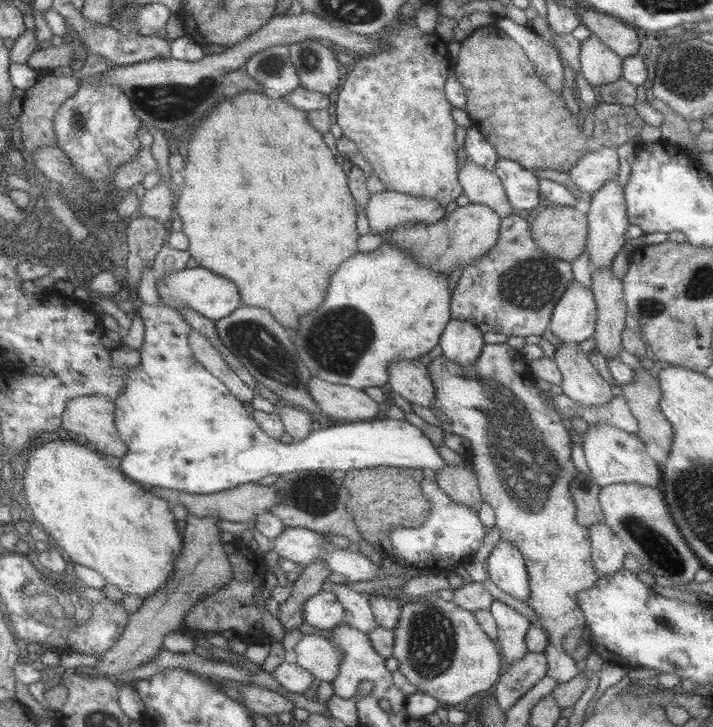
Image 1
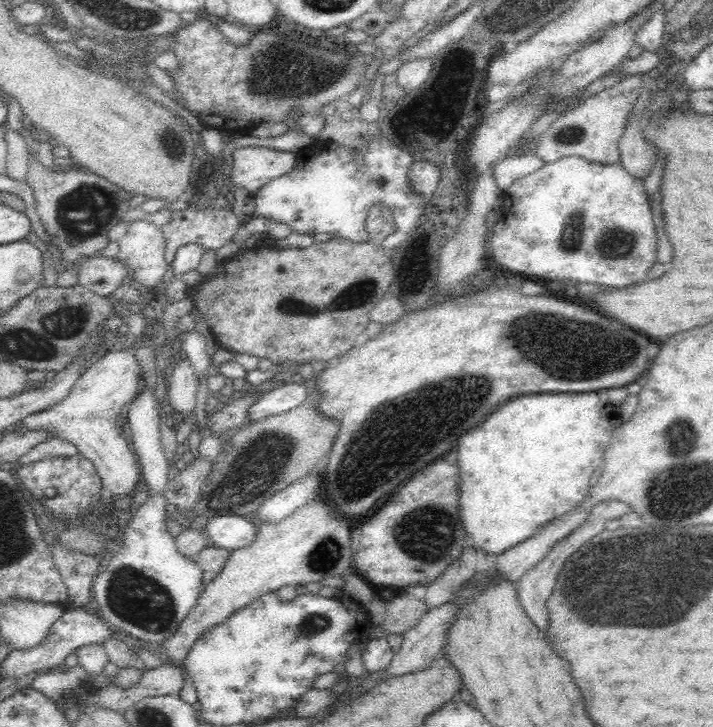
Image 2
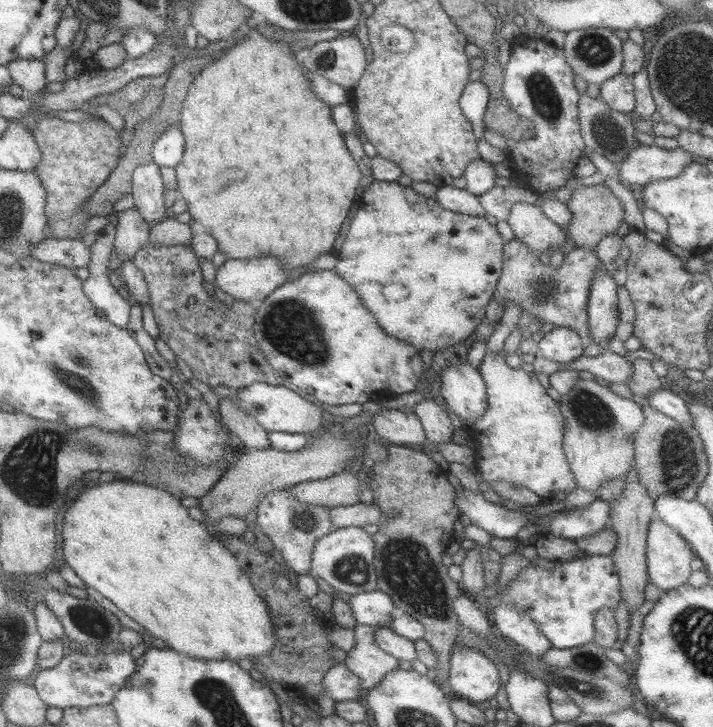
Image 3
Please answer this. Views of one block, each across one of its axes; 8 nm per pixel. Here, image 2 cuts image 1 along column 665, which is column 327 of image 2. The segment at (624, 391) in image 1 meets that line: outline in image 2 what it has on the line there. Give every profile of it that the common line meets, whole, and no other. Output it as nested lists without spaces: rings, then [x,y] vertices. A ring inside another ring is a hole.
[[[310,393],[300,406],[292,407],[286,412],[270,415],[268,418],[243,424],[232,432],[230,446],[220,449],[219,455],[212,464],[212,470],[201,485],[200,498],[194,503],[189,513],[189,519],[195,516],[200,518],[214,518],[222,514],[252,516],[264,504],[264,500],[272,498],[295,480],[309,473],[320,458],[332,450],[332,442],[340,430],[340,419],[326,417],[322,411],[316,409],[316,404],[322,400],[320,393]]]

